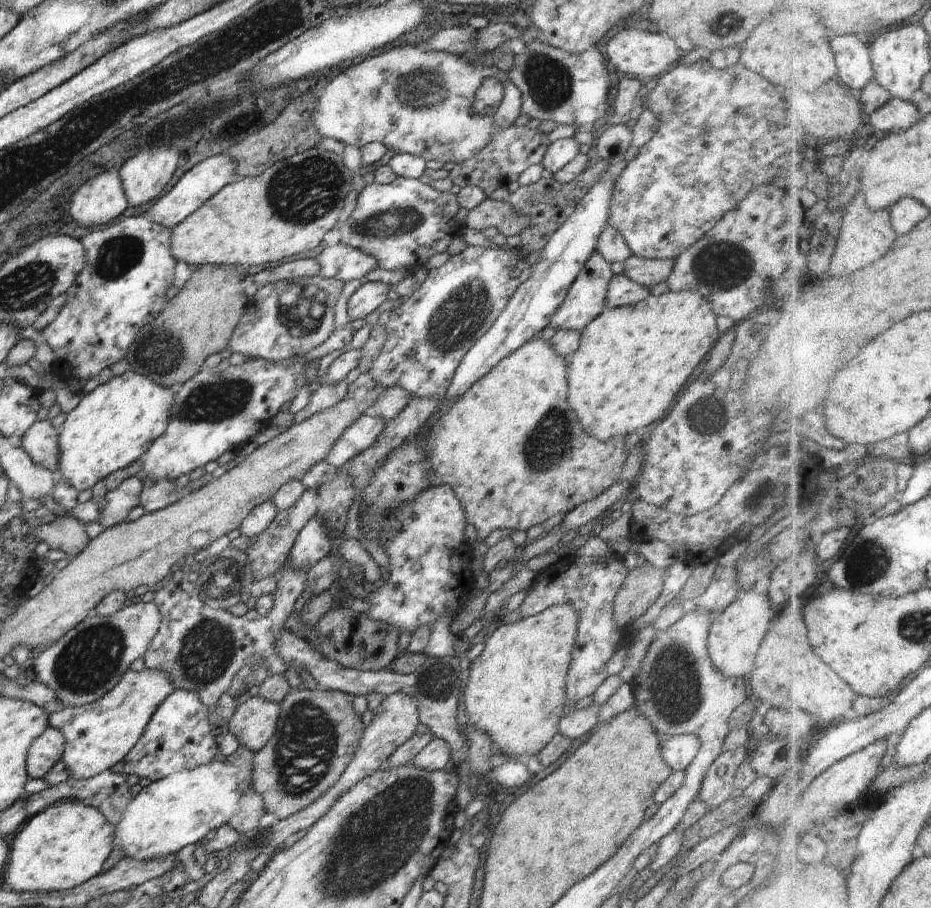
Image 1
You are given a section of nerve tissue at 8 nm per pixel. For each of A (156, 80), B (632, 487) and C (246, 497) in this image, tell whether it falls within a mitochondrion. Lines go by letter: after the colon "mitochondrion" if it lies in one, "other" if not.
A: other
B: other
C: other

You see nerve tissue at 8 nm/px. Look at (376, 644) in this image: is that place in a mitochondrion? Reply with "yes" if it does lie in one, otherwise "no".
yes

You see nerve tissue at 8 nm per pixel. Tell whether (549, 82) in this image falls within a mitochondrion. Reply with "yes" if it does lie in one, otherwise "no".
yes

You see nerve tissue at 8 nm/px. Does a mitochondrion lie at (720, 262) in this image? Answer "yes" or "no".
yes

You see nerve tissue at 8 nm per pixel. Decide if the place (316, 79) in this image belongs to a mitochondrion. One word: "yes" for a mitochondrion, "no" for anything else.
no

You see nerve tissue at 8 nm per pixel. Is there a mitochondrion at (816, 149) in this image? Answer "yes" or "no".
no

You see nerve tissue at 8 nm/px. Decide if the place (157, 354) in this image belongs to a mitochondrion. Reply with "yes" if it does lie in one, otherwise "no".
yes

